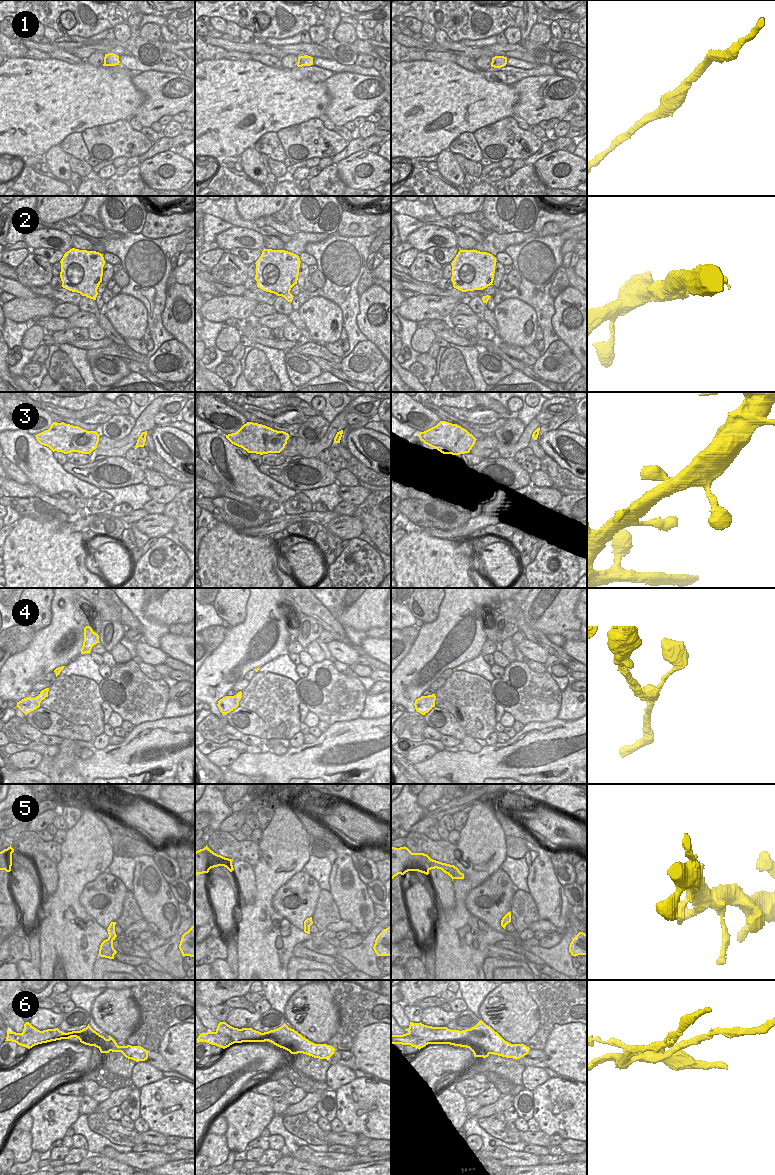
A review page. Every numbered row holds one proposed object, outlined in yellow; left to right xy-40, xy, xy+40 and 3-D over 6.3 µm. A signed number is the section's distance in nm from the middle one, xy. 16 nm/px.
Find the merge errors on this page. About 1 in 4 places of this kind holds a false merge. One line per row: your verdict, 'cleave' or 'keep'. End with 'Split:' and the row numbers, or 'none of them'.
1: keep
2: keep
3: keep
4: keep
5: keep
6: cleave
Split: 6

